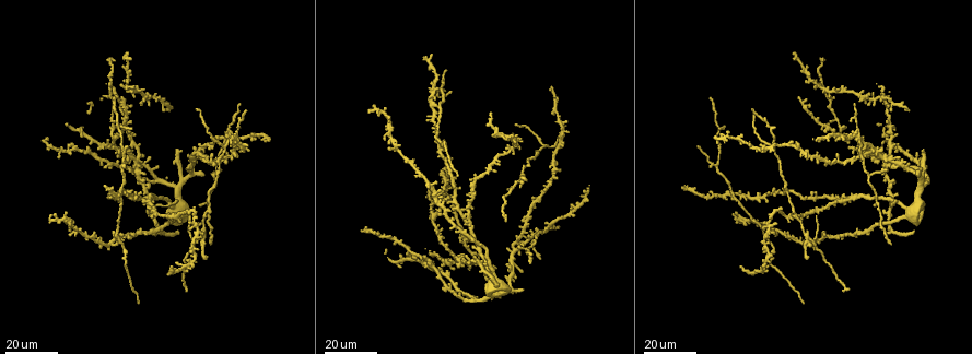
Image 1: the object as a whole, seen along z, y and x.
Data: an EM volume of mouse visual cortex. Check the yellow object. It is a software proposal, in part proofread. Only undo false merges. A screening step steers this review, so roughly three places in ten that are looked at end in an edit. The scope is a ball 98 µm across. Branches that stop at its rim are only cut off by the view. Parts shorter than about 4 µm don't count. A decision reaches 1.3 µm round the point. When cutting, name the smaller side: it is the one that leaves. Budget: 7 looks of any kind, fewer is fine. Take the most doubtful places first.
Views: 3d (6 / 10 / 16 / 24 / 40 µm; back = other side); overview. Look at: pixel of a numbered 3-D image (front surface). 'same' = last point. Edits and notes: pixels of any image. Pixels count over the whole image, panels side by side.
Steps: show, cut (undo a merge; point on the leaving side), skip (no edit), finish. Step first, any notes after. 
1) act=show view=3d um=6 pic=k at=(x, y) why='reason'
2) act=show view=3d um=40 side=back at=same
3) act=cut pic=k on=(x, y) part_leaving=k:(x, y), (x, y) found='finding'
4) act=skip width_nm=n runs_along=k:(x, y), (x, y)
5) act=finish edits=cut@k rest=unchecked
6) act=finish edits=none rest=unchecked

act=show view=3d um=16 pic=1 at=(432, 103)

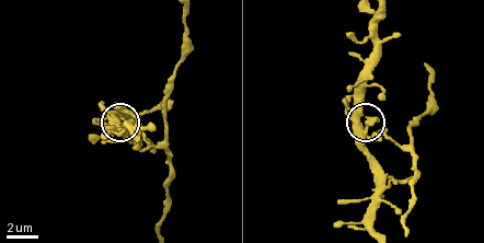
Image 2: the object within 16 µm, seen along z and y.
act=show view=3d um=6 pic=2 at=(366, 133)

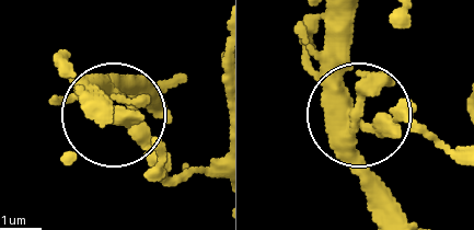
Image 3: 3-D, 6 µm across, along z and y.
act=skip side_arm_um=24 runs_along=3:(376, 217), (355, 134), (344, 11) found='continuous, no second neuron'

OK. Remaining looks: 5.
act=show view=3d um=24 pic=1 at=(438, 94) why='branch point'

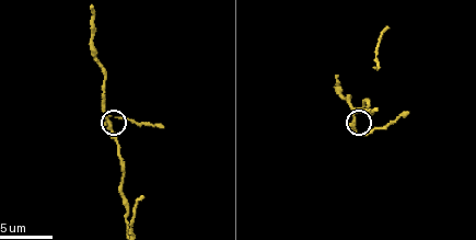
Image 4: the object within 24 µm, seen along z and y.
act=show view=3d um=6 pic=4 at=(106, 127)

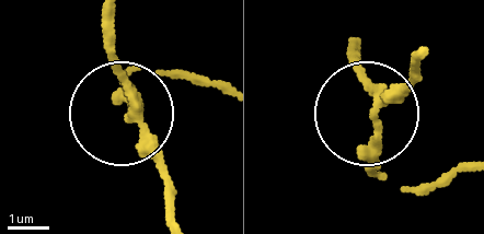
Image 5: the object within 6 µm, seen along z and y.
act=show view=3d um=6 side=back pic=5 at=(376, 117) why='other side'

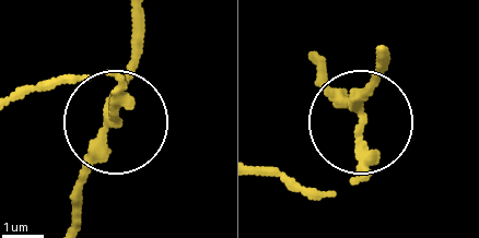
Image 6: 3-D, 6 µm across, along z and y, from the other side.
act=skip width_nm=230 found='one neuron here'

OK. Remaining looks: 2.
act=show view=3d um=24 pic=1 at=(212, 177) why='branch point'

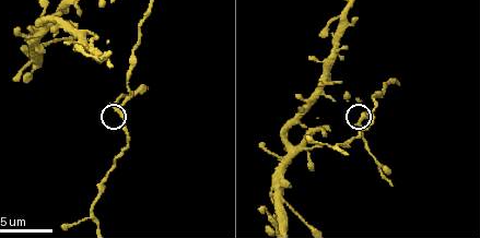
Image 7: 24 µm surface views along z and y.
act=show view=3d um=10 pic=7 at=(116, 110) why='closer look'

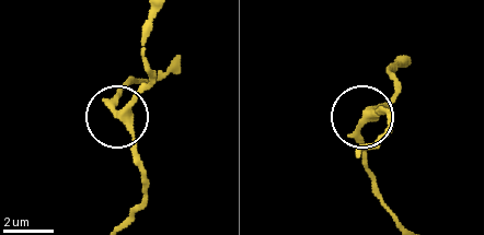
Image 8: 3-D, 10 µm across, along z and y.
act=skip runs_along=8:(154, 15), (148, 84), (120, 114), (118, 86) found='continuous, no second neuron'

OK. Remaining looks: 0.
act=finish edits=none rest=unchecked

